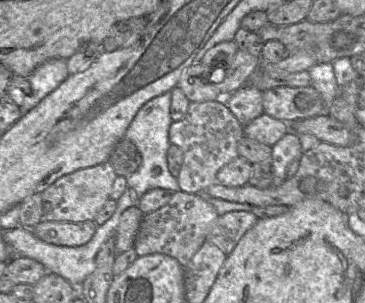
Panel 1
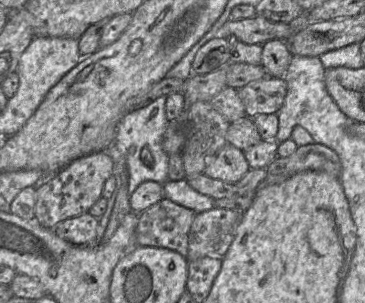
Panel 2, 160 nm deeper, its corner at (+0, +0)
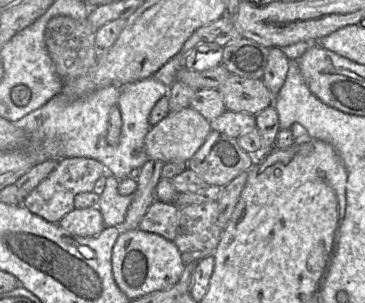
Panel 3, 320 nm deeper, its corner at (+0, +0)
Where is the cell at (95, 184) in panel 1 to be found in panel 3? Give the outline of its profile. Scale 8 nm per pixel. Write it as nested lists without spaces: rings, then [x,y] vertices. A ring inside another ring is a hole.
[[[63,158],[56,168],[24,198],[22,205],[44,220],[58,223],[67,213],[75,209],[75,196],[79,193],[91,192],[96,181],[105,173],[107,173],[105,166],[96,159]]]

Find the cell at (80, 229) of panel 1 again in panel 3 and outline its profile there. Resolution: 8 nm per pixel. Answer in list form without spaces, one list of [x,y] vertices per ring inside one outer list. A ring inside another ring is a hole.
[[[75,208],[67,213],[58,224],[67,232],[81,237],[95,237],[105,228],[98,208]]]

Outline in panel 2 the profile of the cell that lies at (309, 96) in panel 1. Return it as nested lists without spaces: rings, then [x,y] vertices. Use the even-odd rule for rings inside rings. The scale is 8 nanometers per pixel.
[[[265,77],[252,81],[238,89],[246,116],[253,118],[258,114],[273,114],[283,106],[287,93],[287,83],[283,78]]]

